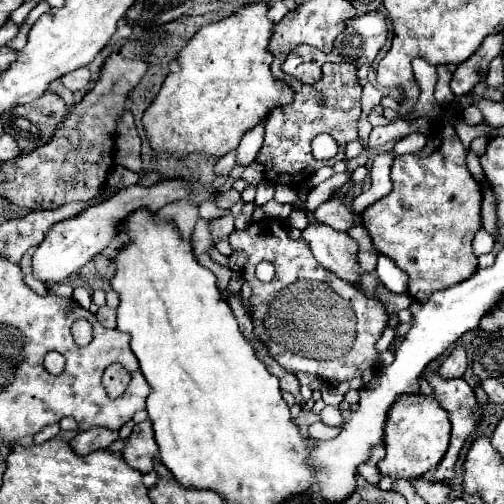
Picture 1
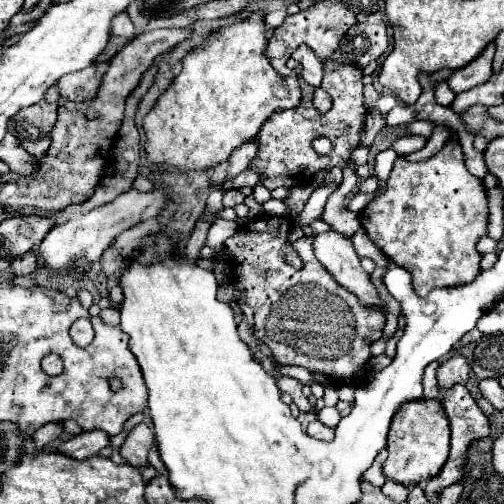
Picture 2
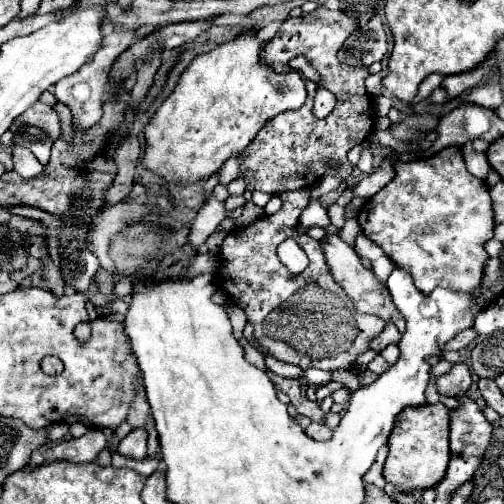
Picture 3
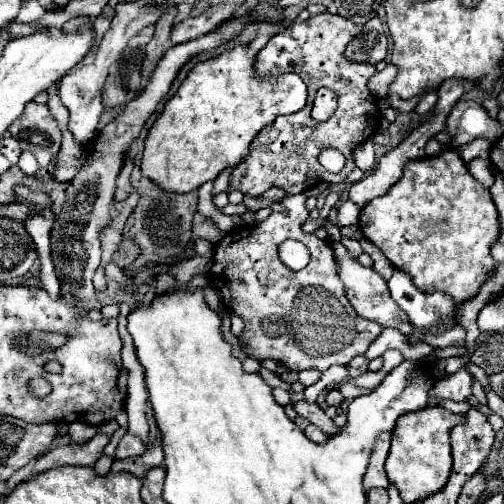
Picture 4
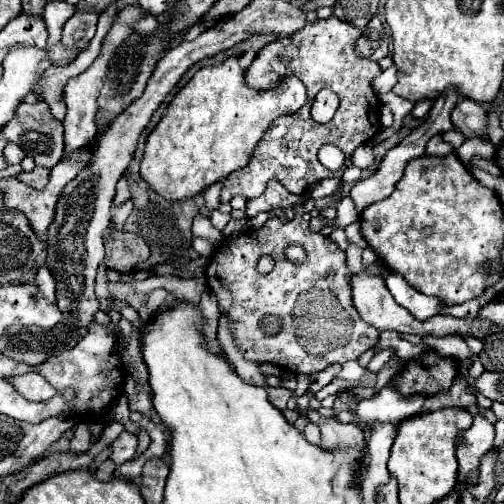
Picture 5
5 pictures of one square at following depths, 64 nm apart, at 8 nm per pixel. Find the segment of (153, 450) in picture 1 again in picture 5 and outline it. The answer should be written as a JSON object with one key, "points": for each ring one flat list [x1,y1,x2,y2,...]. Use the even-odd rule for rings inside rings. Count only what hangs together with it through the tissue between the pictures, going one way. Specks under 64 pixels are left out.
{"points":[[122,432,116,442,112,444,112,456,110,460,114,460,114,464,122,464,130,458,136,456,136,448,138,448,138,440,134,434,130,432]]}

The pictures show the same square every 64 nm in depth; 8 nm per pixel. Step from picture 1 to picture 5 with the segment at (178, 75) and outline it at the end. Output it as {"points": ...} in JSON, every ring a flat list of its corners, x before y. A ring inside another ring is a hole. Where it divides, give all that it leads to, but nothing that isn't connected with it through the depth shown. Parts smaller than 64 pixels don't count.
{"points":[[230,56,220,64,200,68,192,80,180,88,174,100,168,104,166,114,156,124,146,140,144,158,140,164,140,176,164,198,168,200,182,200,188,196,198,196,206,186,226,178,230,172,244,168,252,150,256,148,262,134,268,126,282,114,298,112,306,102,306,86,300,78,288,76,282,78,276,88,270,90,254,90,246,84,246,70,240,66,238,56]]}

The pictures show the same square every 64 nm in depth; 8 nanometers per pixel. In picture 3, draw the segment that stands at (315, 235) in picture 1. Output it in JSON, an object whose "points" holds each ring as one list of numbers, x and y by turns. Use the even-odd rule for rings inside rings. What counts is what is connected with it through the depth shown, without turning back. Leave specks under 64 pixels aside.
{"points":[[330,234,330,236,322,238,320,246,322,246,322,252,324,252,326,264,330,268,330,274,344,288,344,292,352,298,356,310,358,312,366,312,366,314,376,314,376,316,384,318,386,322,394,322,398,326,398,330,404,332,404,318,400,316,400,312,396,312,396,306,392,304,392,298,388,296,388,290,384,288,382,282,376,280,376,276,372,274,372,270,368,270,368,268,362,266,362,260,354,252,354,248,348,246,338,234]]}

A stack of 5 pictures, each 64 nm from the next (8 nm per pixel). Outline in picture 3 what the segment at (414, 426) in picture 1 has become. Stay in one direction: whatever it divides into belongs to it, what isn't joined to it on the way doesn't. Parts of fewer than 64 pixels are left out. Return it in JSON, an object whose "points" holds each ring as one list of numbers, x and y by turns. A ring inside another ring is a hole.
{"points":[[422,404,408,406,400,412,398,422,388,440,390,454,384,464,384,478,402,492,424,490,442,480,450,460,450,418,444,404]]}

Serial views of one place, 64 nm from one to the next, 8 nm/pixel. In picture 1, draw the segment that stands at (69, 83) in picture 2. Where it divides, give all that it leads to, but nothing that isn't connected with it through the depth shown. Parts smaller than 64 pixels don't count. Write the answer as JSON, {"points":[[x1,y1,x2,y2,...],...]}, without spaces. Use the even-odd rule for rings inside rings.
{"points":[[78,68,66,76,62,76,62,82,66,88,70,88,72,92,88,92,92,88,92,80,90,80,90,72,88,68]]}

